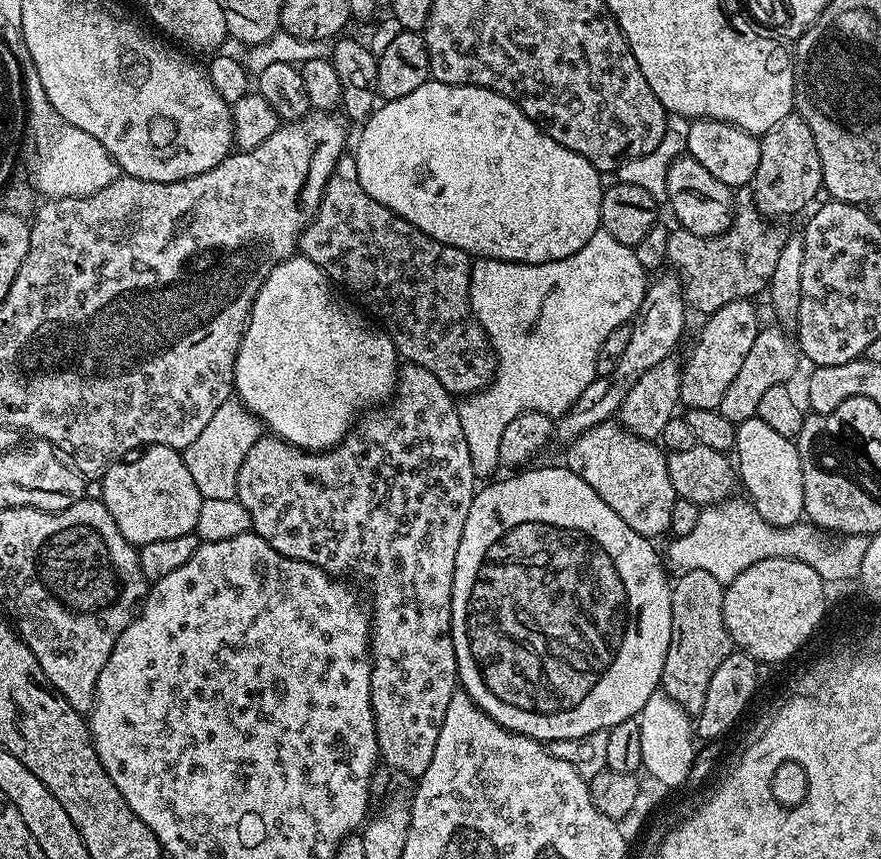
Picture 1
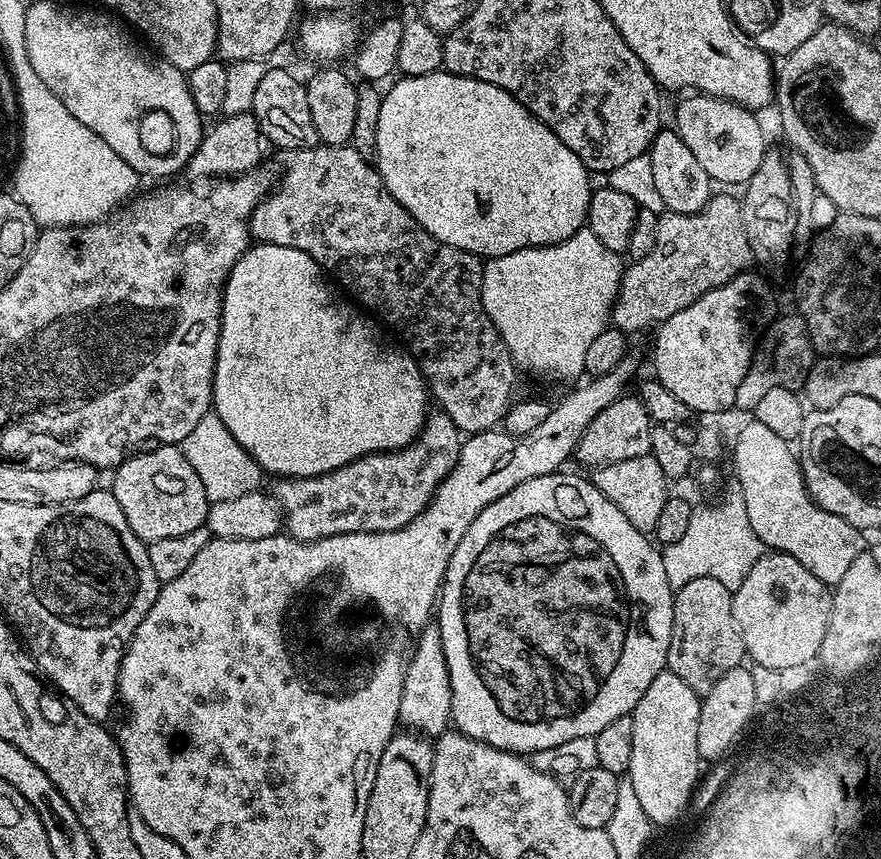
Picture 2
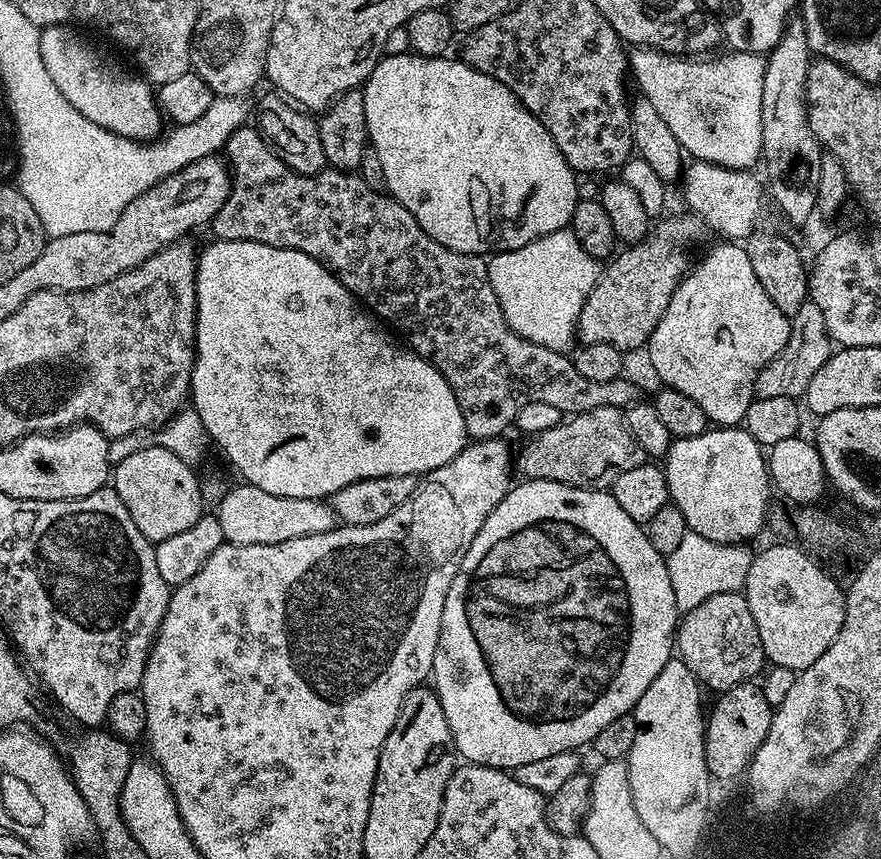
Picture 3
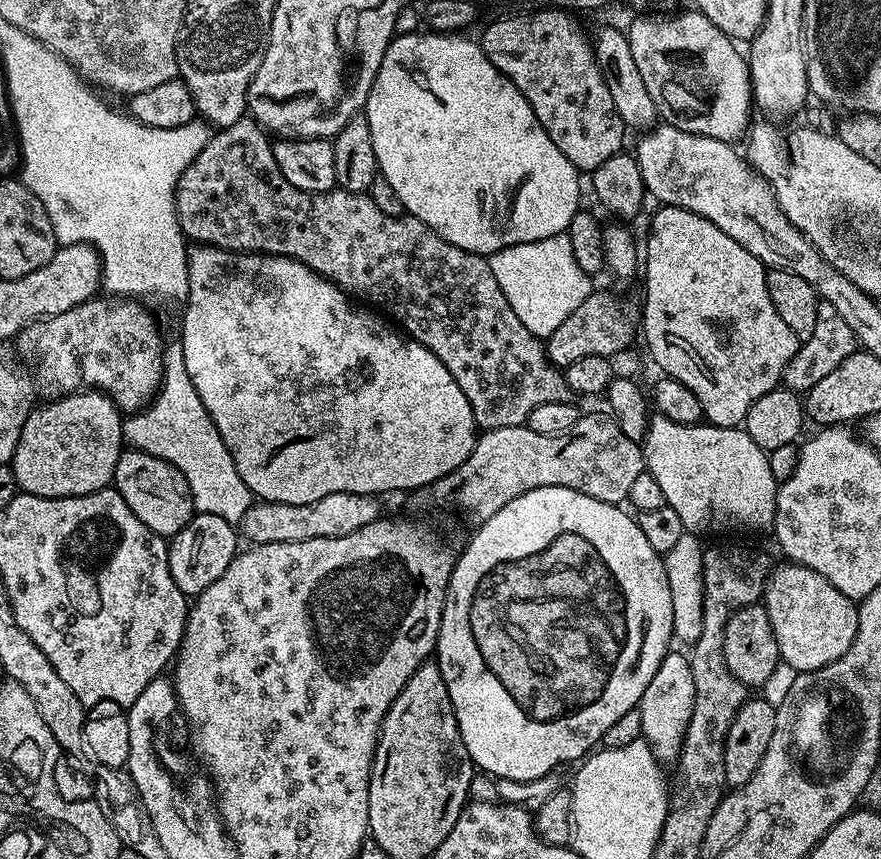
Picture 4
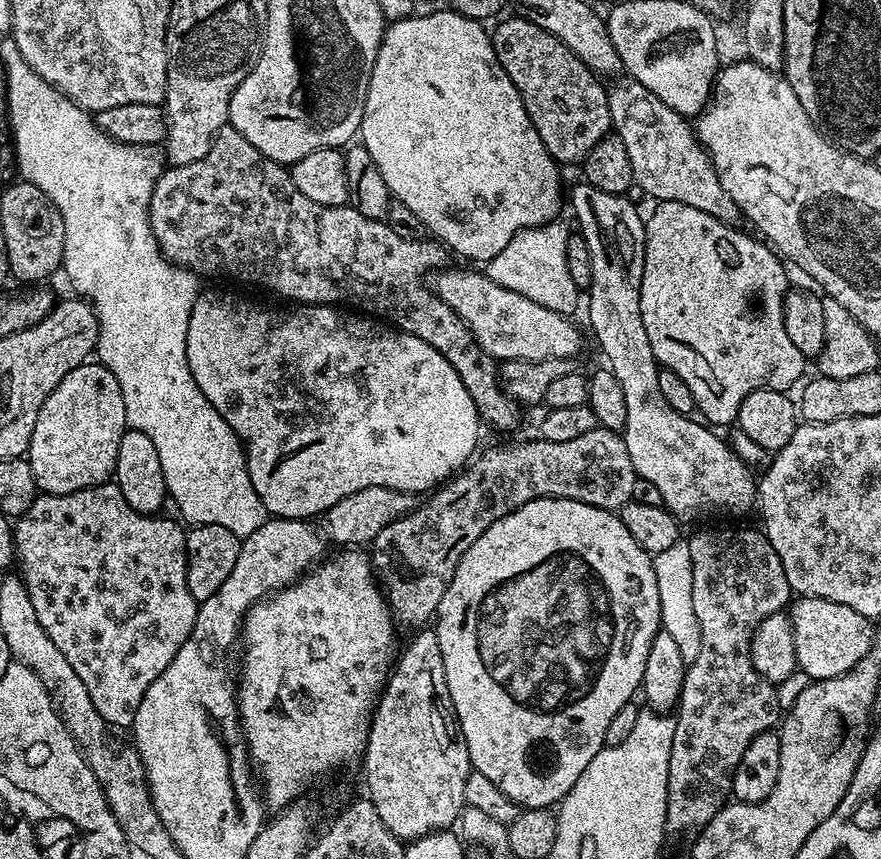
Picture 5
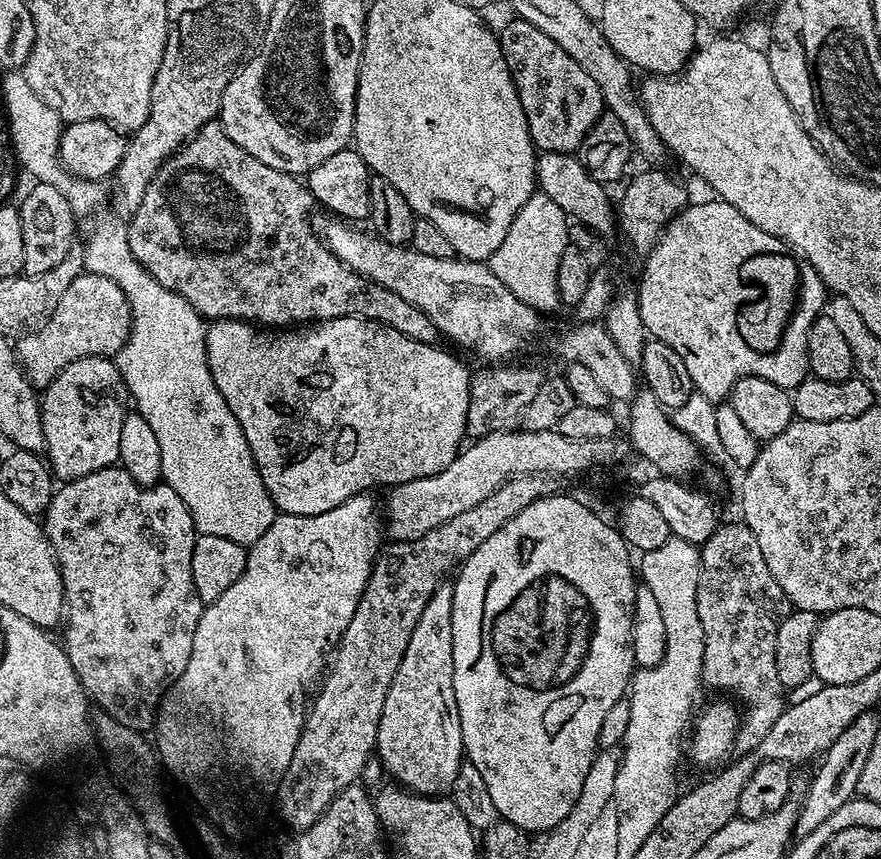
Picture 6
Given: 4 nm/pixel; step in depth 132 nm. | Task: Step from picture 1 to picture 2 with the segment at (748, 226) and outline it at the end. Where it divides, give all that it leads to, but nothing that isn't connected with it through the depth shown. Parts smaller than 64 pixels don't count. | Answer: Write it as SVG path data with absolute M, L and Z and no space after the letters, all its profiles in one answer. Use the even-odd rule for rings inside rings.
M728 190L717 191L708 199L708 205L700 212L694 214L678 214L677 212L665 211L659 217L657 222L657 233L655 235L654 248L641 260L633 260L623 269L620 277L620 288L616 291L616 301L612 304L611 323L619 328L625 334L633 334L632 332L644 332L655 329L657 326L669 320L674 314L678 314L678 310L686 310L686 306L690 306L690 302L698 302L698 298L702 298L702 294L706 294L710 290L714 290L718 286L722 286L726 282L730 282L735 276L742 272L749 271L753 267L754 257L750 246L746 242L746 234L744 233L744 223L740 220L740 200L732 197Z

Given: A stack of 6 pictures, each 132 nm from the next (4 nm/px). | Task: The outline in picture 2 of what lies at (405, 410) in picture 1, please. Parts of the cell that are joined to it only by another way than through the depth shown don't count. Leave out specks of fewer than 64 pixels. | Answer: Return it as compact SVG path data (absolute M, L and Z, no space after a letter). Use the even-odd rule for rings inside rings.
M436 410L424 421L424 429L412 443L395 452L375 452L357 460L351 460L333 472L321 476L307 476L301 480L280 478L275 481L274 499L280 505L282 524L287 535L296 540L321 540L331 536L341 536L351 532L389 532L405 528L418 514L432 502L432 496L450 470L460 460L462 433L445 412ZM436 626L425 627L419 633L416 649L411 649L410 659L404 669L404 685L400 702L399 723L405 729L425 738L435 738L449 727L452 719L452 691L450 674L446 666L440 629Z

